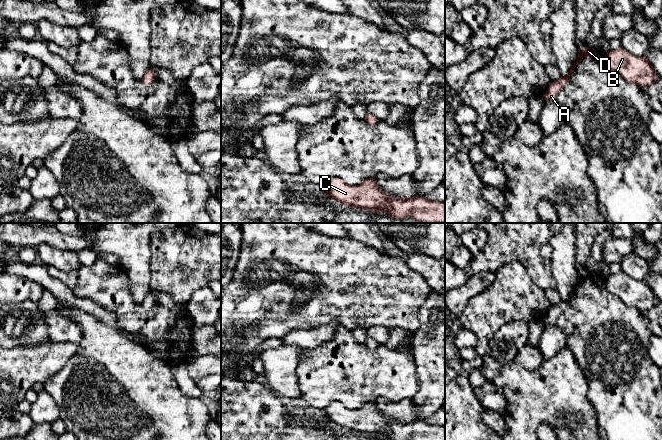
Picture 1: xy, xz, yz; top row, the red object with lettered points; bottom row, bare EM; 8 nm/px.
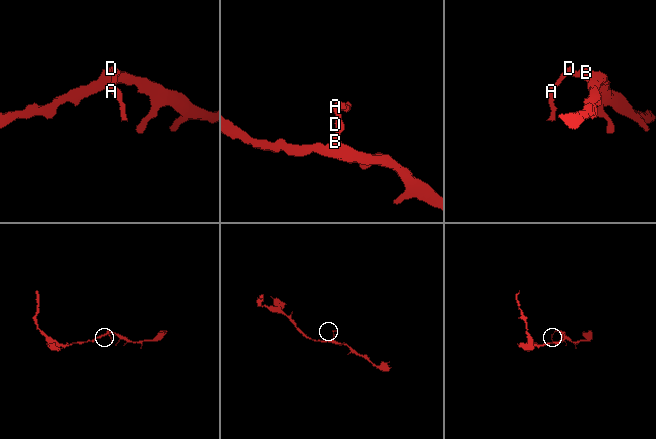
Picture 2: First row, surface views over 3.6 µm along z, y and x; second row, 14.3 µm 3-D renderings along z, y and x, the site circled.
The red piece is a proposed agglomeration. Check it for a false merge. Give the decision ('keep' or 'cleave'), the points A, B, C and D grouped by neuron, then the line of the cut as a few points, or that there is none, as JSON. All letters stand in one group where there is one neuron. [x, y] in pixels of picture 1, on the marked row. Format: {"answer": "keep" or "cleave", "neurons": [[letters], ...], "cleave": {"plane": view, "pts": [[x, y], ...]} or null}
{"answer": "keep", "neurons": [["A", "B", "C", "D"]], "cleave": null}

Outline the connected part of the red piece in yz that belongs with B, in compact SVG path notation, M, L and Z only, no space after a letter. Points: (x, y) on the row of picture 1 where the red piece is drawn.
M623 47L611 50L603 57L609 68L618 72L628 83L648 87L656 82L653 66L643 57L637 57Z

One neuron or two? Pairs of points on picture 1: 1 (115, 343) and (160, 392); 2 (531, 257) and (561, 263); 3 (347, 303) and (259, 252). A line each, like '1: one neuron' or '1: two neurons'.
1: one neuron
2: two neurons
3: one neuron

